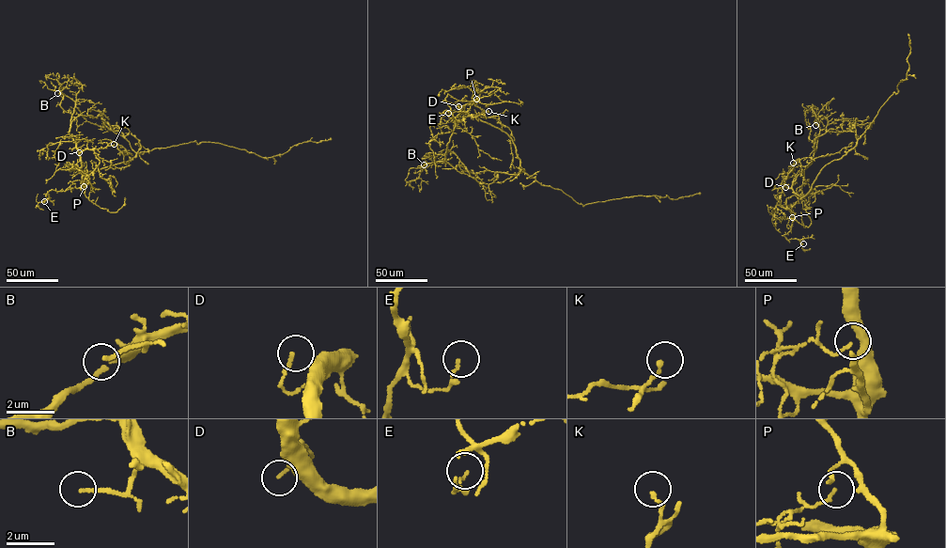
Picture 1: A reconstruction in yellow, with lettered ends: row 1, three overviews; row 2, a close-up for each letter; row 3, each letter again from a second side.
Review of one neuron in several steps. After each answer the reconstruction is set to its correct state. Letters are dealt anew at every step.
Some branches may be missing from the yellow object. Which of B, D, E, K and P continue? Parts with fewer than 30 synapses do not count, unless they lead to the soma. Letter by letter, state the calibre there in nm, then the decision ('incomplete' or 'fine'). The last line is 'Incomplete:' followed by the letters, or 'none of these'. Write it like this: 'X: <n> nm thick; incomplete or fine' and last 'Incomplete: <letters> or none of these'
B: 140 nm thick; fine
D: 110 nm thick; incomplete
E: 70 nm thick; fine
K: 150 nm thick; fine
P: 80 nm thick; fine
Incomplete: D

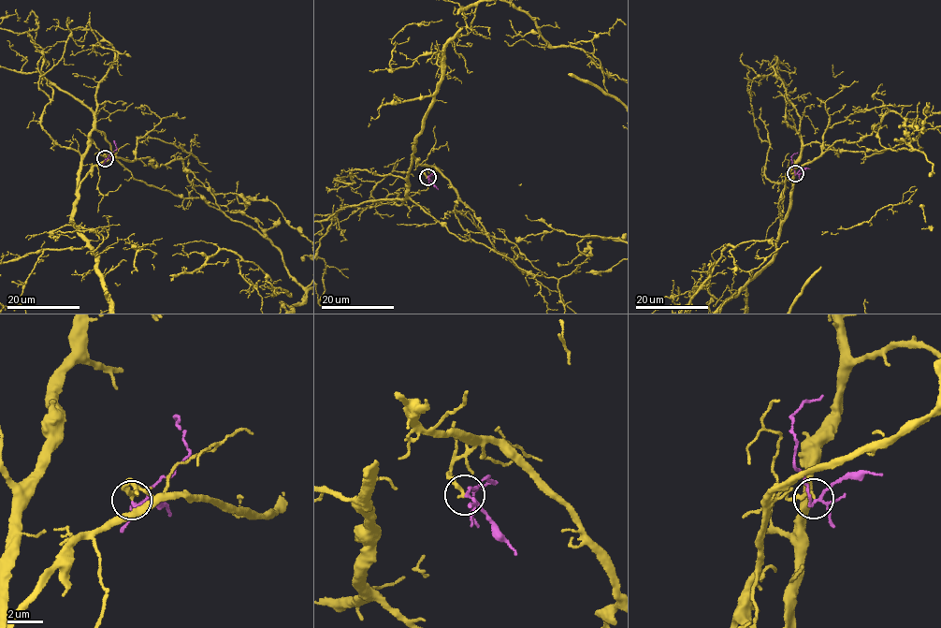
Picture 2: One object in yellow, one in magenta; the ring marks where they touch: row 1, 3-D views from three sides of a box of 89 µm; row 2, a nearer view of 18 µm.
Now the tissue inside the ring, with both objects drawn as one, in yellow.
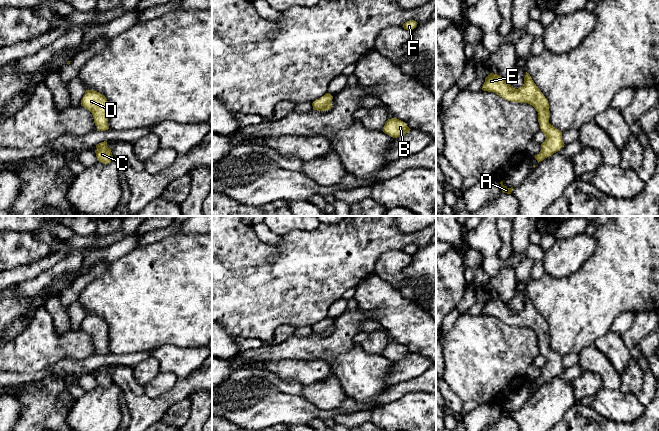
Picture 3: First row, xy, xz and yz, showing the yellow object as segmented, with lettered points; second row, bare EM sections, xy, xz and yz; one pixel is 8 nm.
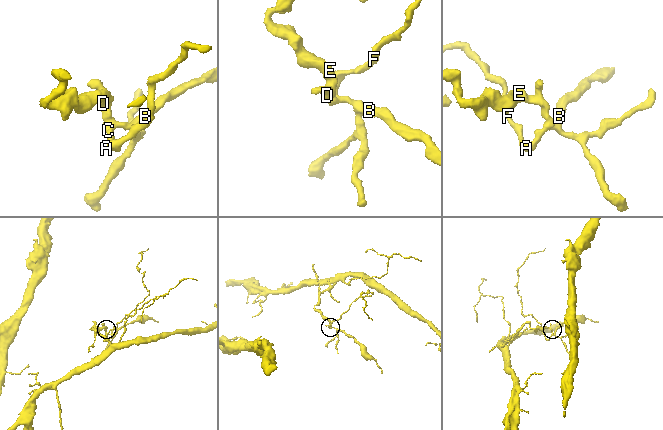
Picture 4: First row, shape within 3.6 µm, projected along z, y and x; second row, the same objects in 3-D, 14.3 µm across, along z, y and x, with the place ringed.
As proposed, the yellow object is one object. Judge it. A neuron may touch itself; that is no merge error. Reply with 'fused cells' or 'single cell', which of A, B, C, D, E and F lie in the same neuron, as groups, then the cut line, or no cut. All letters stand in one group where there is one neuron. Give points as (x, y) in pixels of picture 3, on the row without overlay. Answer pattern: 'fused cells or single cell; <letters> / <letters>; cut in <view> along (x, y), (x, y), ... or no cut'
single cell; A B C D E F; no cut

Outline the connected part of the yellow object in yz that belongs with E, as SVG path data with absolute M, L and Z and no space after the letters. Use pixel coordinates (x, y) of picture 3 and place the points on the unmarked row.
M526 296L524 308L518 313L513 312L503 301L490 297L485 302L482 314L496 317L507 325L528 327L536 333L540 353L546 362L541 368L540 376L534 380L538 386L543 385L564 371L562 356L549 347L548 324L533 306L529 297Z

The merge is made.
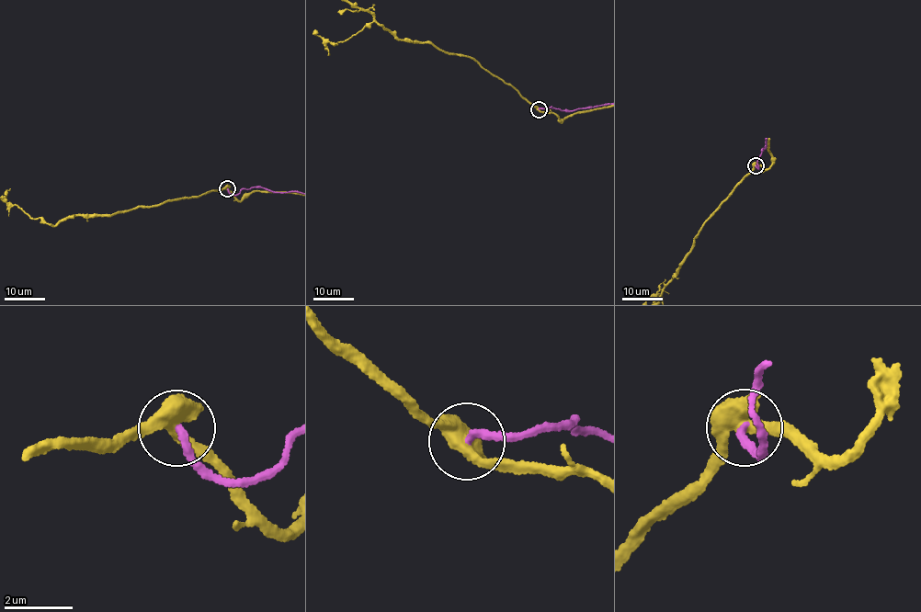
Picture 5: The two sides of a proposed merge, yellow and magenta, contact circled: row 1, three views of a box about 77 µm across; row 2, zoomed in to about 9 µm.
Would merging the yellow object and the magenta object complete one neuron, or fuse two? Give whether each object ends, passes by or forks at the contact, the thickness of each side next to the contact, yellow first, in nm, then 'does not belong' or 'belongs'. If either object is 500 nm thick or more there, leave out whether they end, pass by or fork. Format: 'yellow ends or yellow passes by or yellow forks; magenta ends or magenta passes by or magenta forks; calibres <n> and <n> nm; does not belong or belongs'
calibres 550 and 220 nm; does not belong

